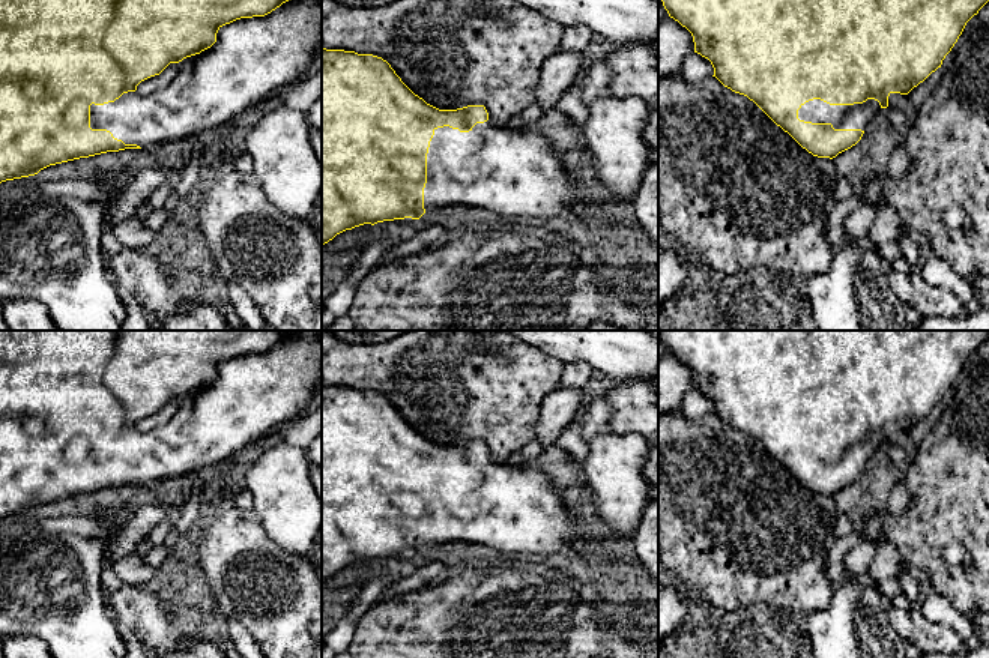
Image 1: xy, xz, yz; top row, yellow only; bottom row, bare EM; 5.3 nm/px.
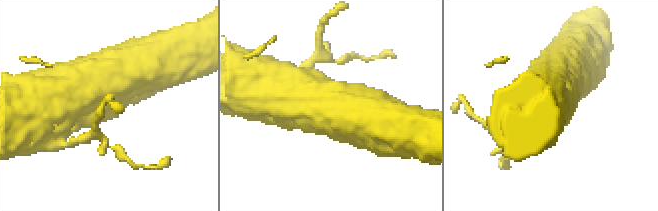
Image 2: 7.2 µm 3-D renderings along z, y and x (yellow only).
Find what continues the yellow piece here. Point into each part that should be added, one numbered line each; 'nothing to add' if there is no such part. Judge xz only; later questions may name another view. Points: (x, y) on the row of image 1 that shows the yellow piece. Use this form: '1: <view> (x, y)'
1: xz (516, 173)

